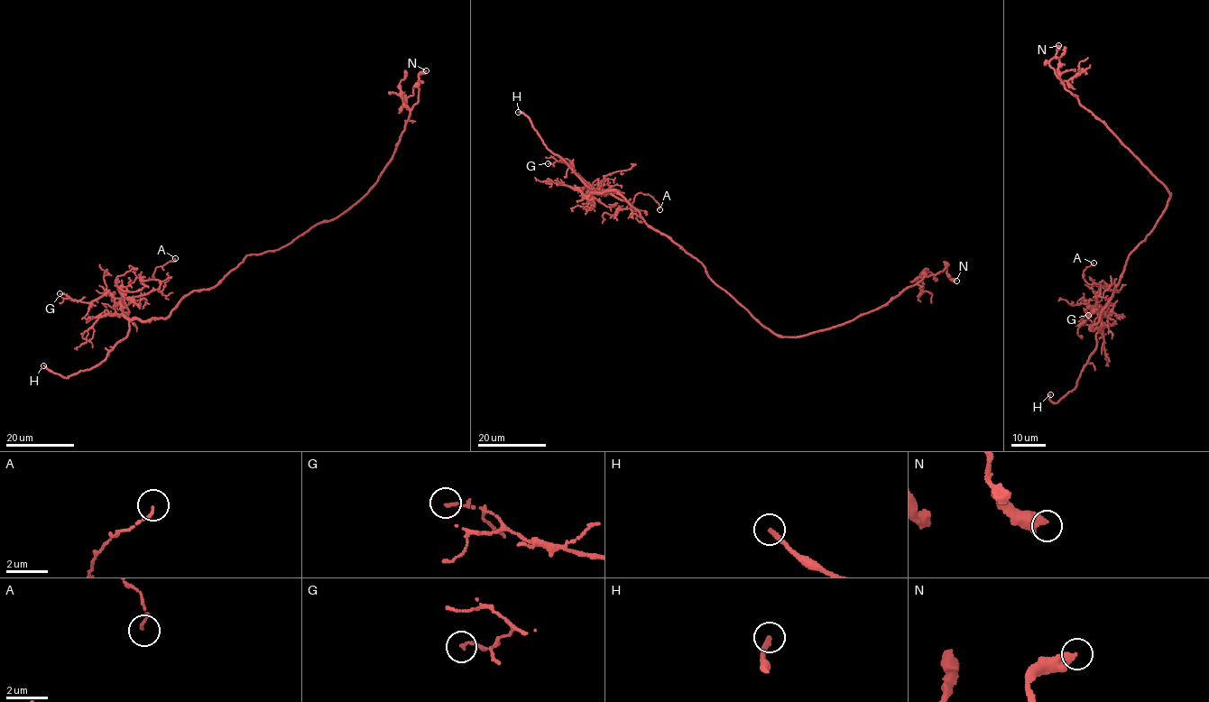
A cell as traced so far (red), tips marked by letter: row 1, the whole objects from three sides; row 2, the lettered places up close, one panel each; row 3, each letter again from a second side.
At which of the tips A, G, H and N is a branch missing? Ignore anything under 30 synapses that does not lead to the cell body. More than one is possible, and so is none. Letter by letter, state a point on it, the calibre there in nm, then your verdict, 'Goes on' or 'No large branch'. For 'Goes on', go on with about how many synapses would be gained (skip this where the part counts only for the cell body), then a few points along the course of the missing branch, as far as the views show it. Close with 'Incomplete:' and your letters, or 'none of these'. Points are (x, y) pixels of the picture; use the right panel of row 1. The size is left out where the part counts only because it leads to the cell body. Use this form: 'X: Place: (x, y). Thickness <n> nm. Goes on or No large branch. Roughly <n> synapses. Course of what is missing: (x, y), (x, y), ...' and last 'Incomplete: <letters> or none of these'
A: Place: (1093, 263). Thickness 100 nm. No large branch
G: Place: (1088, 315). Thickness 130 nm. No large branch
H: Place: (1050, 394). Thickness 240 nm. Goes on
N: Place: (1058, 45). Thickness 550 nm. No large branch
Incomplete: H

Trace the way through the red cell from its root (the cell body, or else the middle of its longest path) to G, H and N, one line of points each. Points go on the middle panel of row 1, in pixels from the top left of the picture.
G: (718, 286), (705, 266), (647, 225), (618, 193), (592, 193), (595, 189), (570, 165), (557, 161), (548, 163)
H: (718, 286), (705, 266), (647, 225), (618, 193), (597, 192), (588, 187), (547, 148), (531, 121), (518, 112)
N: (718, 286), (773, 333), (798, 337), (850, 322), (945, 267), (948, 276), (956, 281)

